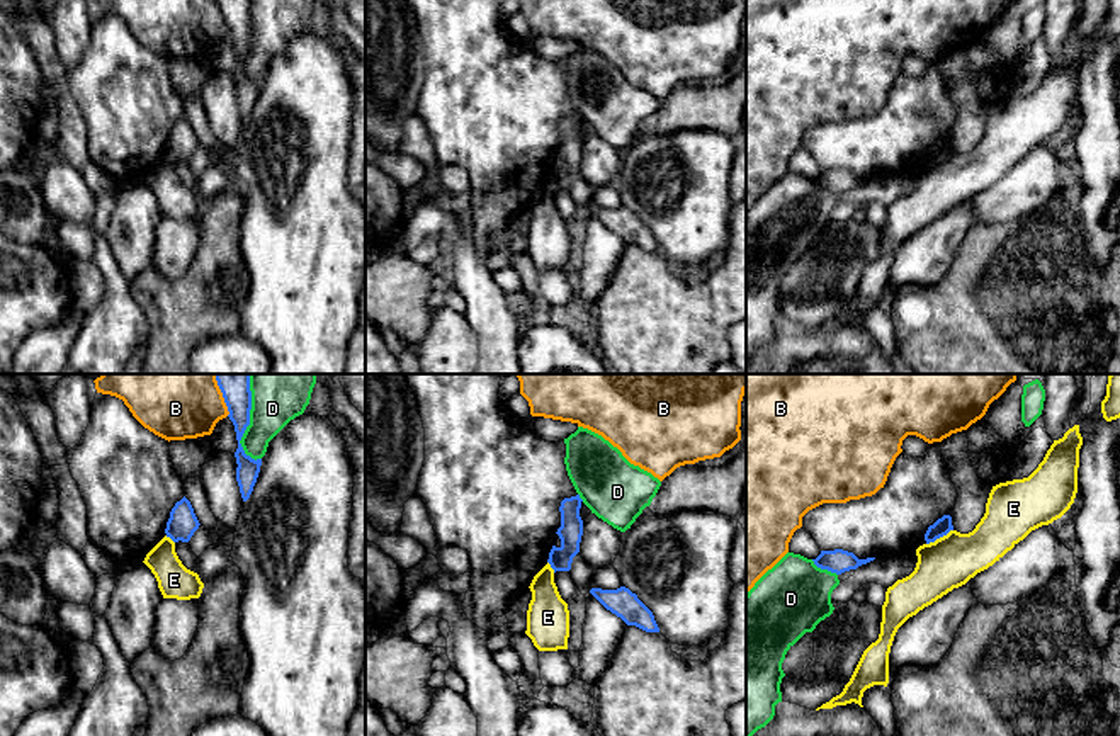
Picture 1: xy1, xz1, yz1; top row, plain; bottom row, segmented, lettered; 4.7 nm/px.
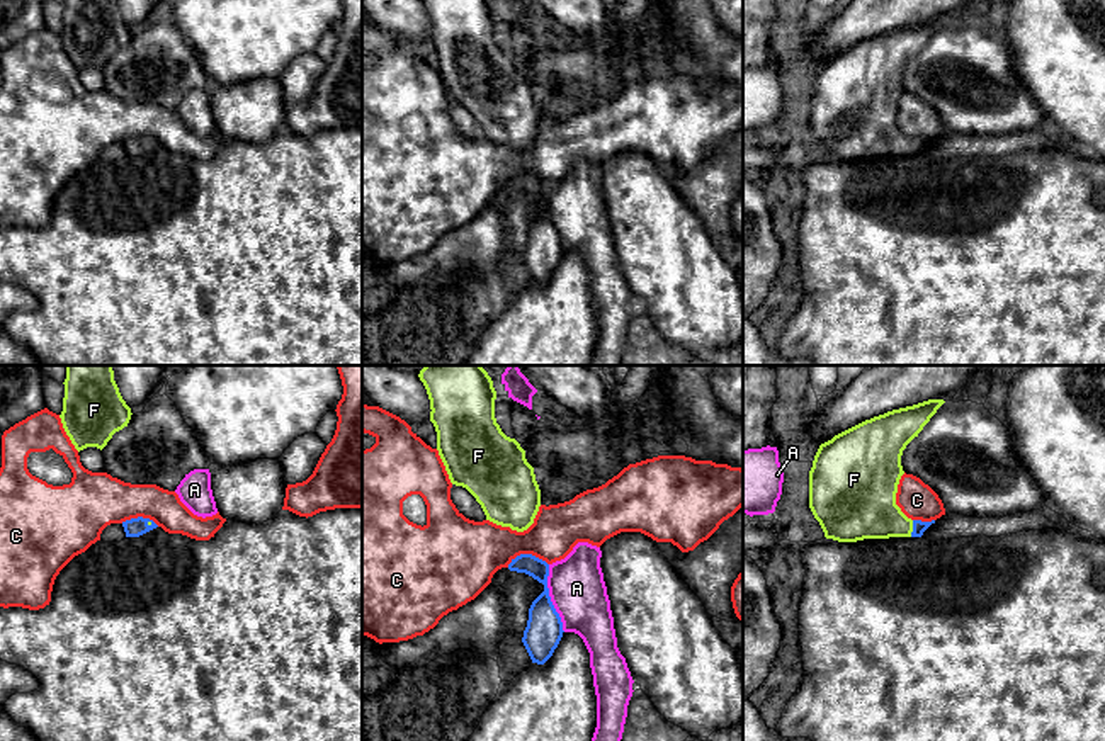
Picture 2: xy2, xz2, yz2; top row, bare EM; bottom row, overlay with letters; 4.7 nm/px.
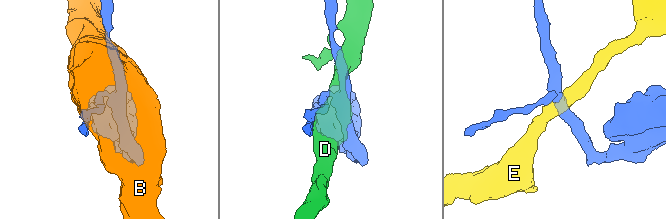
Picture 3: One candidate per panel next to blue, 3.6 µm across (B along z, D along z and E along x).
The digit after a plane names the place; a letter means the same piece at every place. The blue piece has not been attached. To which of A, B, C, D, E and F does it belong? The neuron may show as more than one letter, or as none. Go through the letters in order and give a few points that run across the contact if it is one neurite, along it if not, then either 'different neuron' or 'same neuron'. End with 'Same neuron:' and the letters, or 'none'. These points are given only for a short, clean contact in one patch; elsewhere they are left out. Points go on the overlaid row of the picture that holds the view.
A: different neuron
B: different neuron
C: line xz2 (548, 565), (531, 554), (519, 554), (507, 566); different neuron
D: different neuron
E: line yz1 (952, 529), (927, 544); different neuron
F: line yz2 (918, 527), (913, 529), (881, 519), (866, 507); same neuron
Same neuron: F

